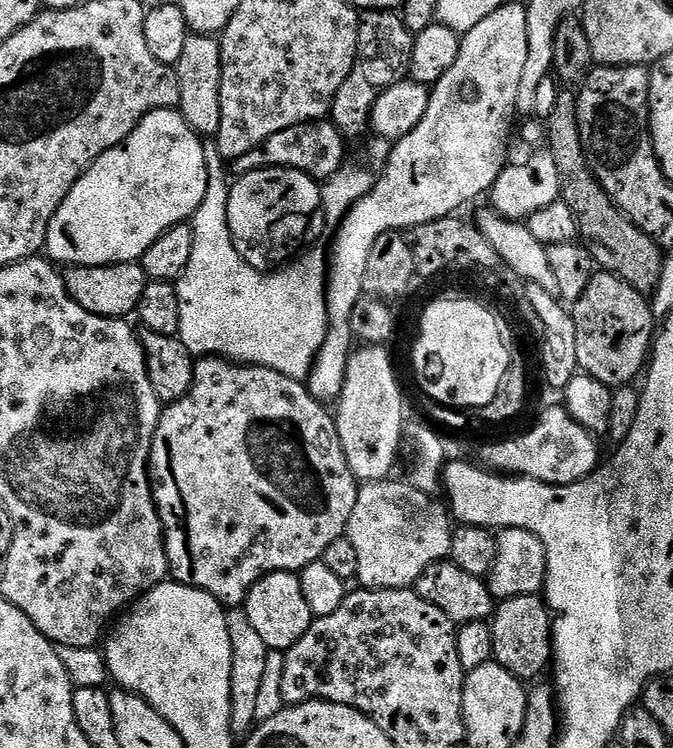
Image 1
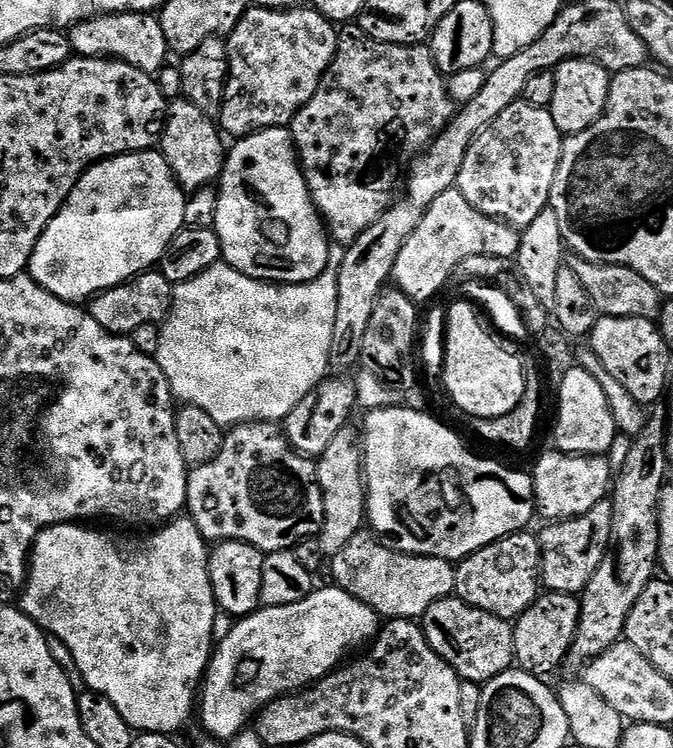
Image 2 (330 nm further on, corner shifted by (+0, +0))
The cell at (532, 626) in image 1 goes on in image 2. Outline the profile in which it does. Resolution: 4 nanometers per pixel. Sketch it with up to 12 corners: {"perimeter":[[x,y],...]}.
{"perimeter":[[549,591],[512,624],[519,671],[548,678],[568,660],[576,596]]}

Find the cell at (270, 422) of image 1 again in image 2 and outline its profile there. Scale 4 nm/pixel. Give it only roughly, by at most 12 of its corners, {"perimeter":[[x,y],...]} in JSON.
{"perimeter":[[279,423],[229,427],[189,471],[205,541],[319,537],[316,460]]}

